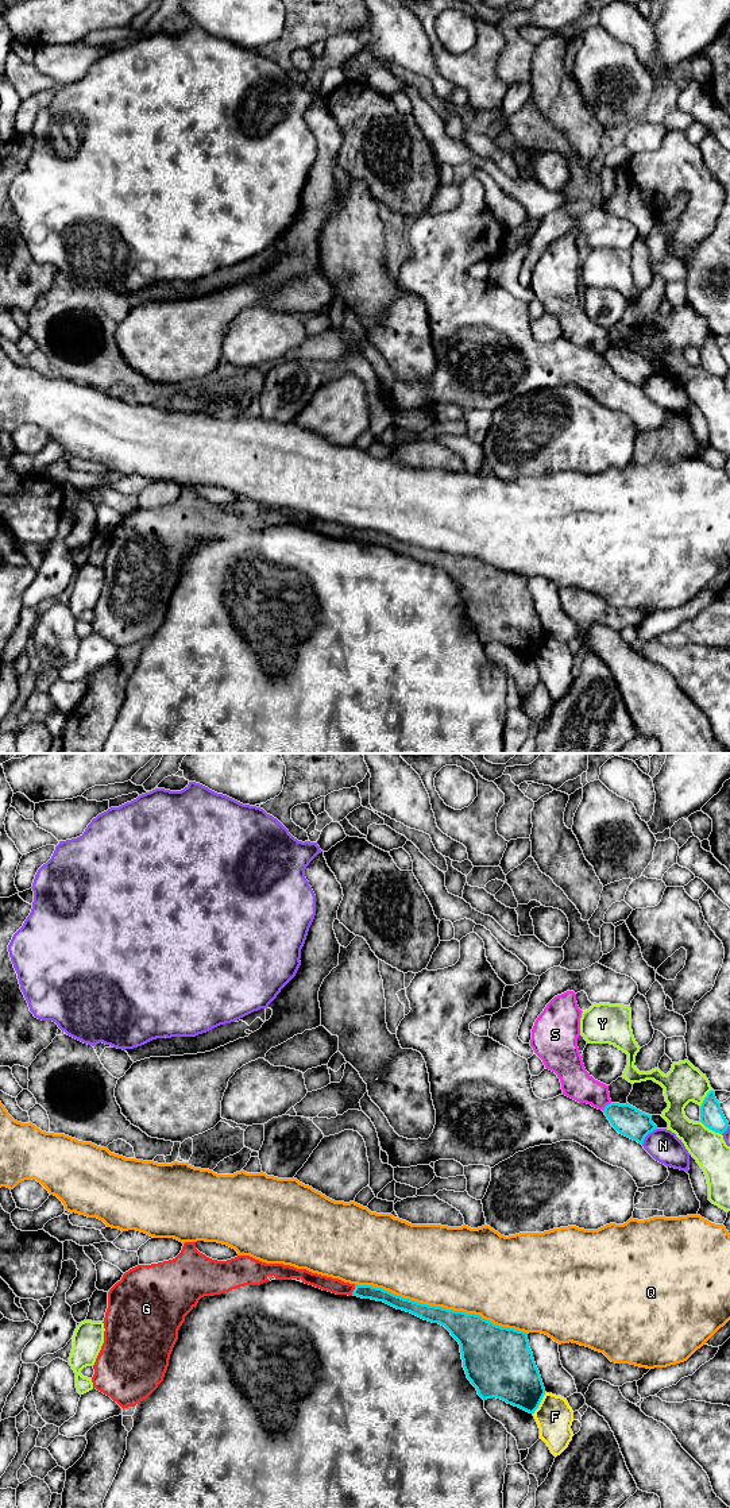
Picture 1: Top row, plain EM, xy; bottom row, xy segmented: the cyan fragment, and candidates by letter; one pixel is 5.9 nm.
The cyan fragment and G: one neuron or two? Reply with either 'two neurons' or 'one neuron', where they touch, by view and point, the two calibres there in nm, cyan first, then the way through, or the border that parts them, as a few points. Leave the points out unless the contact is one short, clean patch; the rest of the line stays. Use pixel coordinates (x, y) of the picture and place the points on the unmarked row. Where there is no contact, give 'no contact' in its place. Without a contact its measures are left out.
one neuron; meets cyan in xy at (354, 533); 80 nm thick on the cyan side, 90 nm on the other; runs through xy (371, 536), (354, 533), (335, 529)

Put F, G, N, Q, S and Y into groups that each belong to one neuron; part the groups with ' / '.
F / G / N / Q / S / Y

